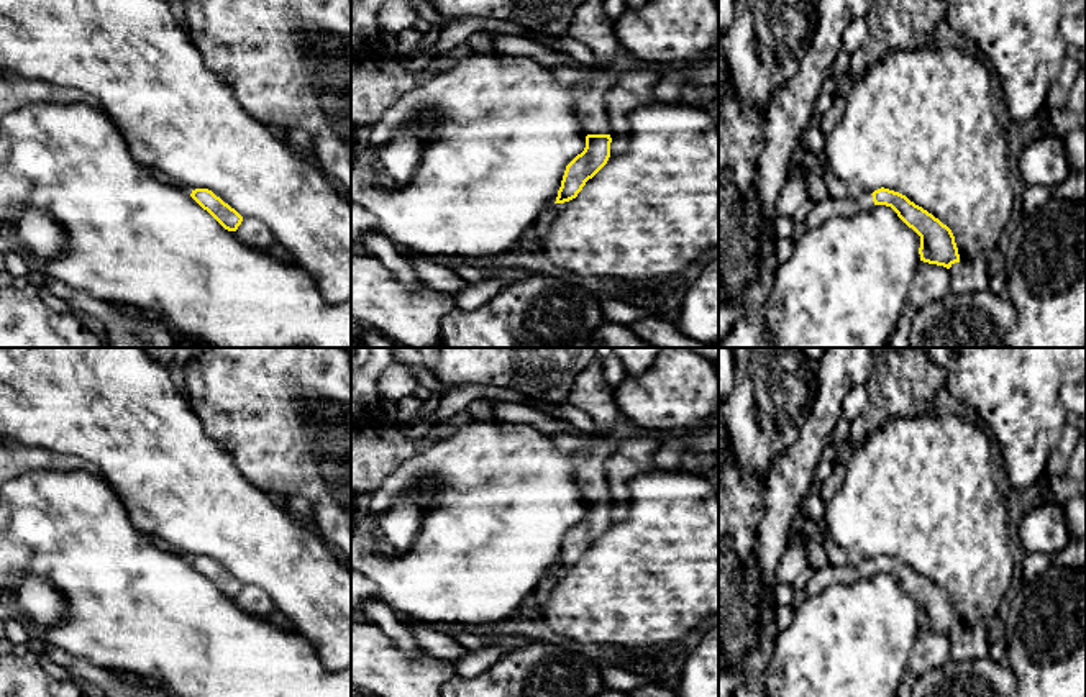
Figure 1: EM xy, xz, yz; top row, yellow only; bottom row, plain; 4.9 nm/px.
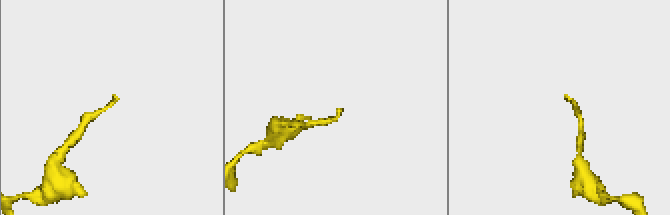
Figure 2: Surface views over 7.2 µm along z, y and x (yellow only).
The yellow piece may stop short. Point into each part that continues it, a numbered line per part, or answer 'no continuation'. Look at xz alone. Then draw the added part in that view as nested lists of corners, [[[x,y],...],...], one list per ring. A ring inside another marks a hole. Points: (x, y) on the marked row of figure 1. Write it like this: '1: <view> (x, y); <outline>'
1: xz (588, 92); [[[564,66],[553,72],[558,84],[571,92],[582,130],[587,134],[610,134],[605,92],[617,84],[620,72],[604,67],[586,75],[579,69]]]

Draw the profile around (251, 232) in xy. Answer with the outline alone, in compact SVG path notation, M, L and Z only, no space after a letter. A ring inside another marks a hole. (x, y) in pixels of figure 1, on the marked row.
M249 216L243 218L235 235L241 243L262 251L269 251L274 243L269 228L259 220Z

